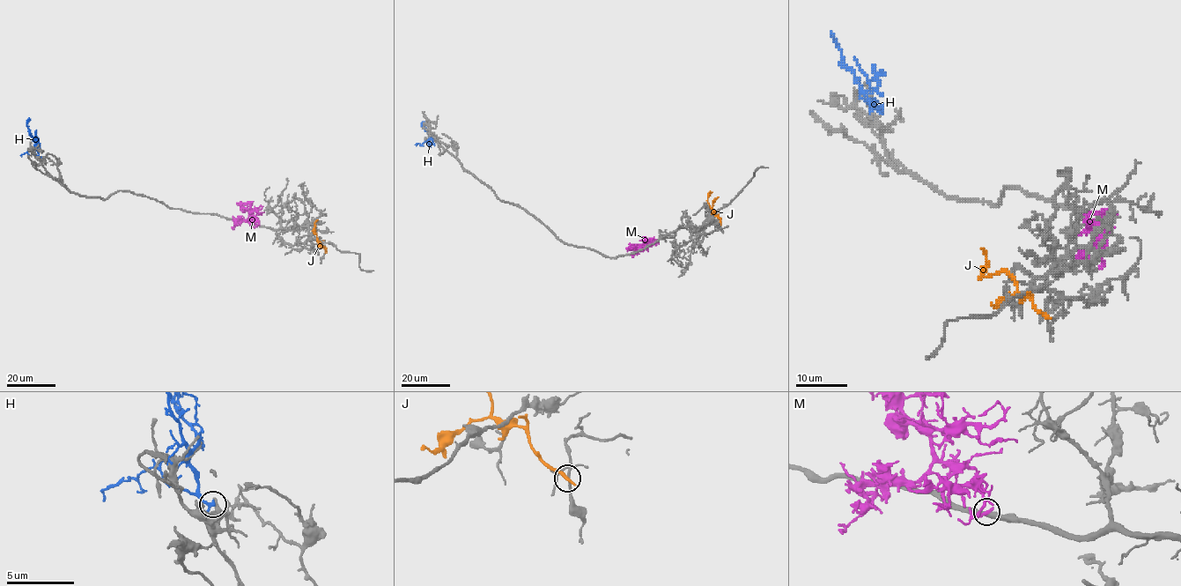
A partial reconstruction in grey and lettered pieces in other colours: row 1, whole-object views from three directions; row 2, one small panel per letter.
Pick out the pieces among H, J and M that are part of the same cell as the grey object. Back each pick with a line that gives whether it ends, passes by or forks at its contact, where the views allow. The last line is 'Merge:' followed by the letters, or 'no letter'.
Merge: no letter

